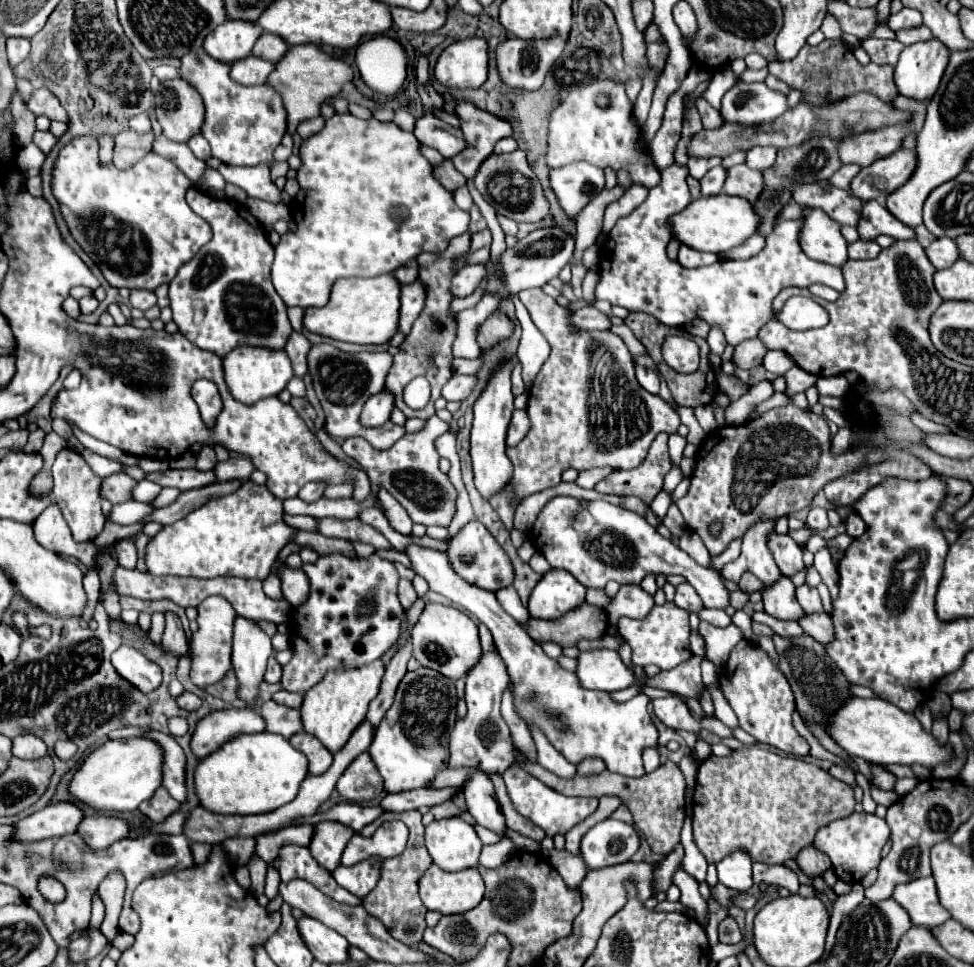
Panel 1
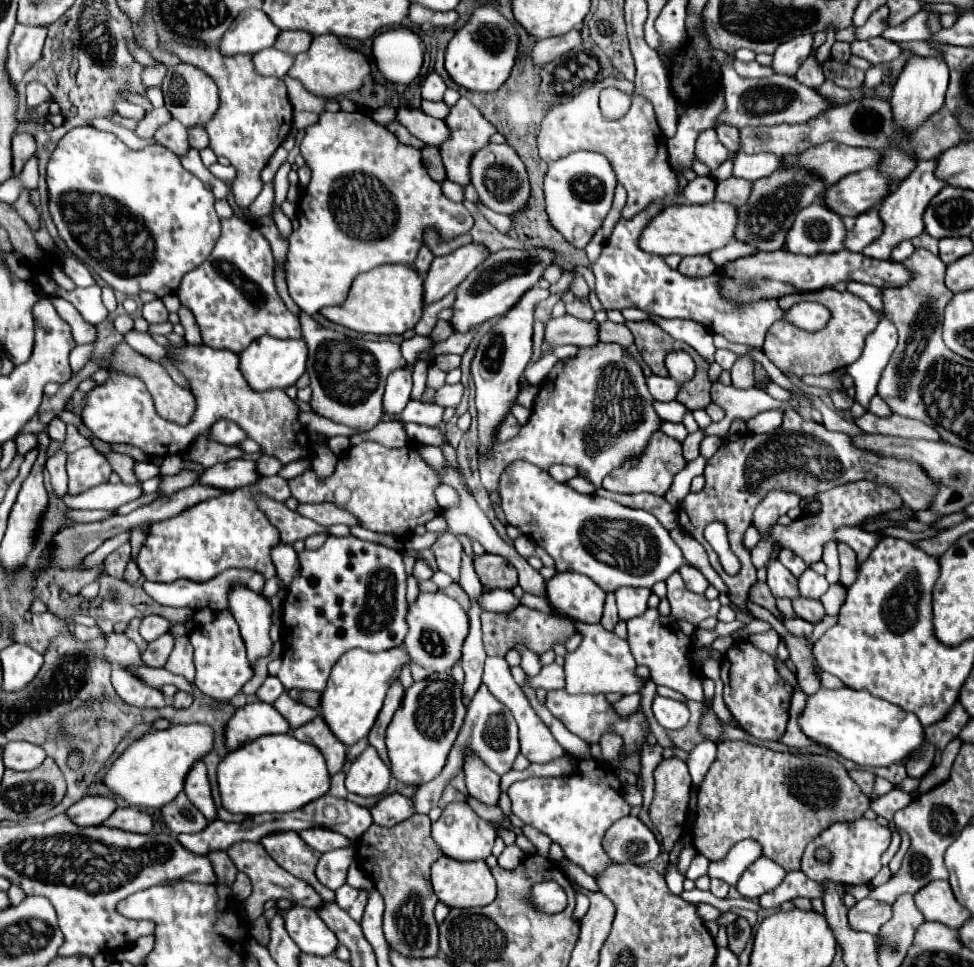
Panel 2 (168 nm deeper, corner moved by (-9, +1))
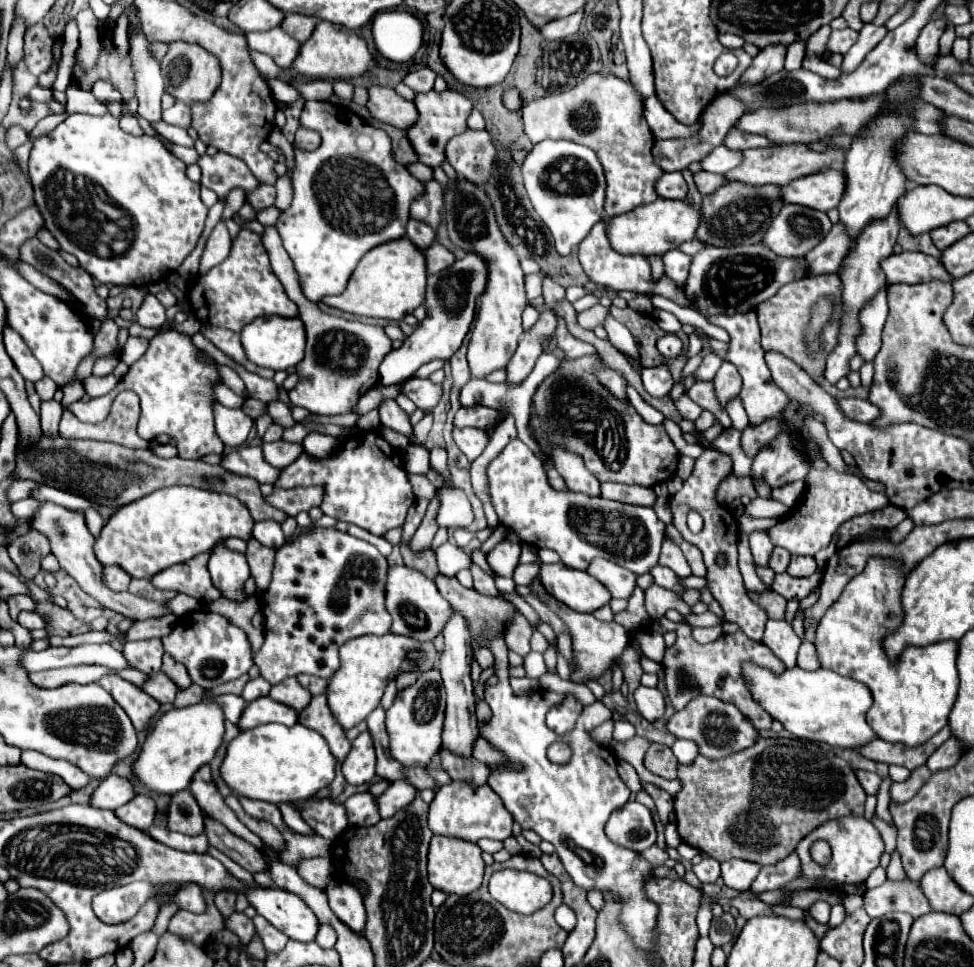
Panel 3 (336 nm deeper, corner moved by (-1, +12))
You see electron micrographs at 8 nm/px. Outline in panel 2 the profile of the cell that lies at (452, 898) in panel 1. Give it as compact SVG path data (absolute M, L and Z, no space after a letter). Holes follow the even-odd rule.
M443 855L431 867L431 879L433 879L435 895L447 907L483 907L495 899L495 879L485 861L459 863Z

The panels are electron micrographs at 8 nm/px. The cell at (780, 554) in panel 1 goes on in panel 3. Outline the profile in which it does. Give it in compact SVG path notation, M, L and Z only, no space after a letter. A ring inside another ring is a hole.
M777 546L777 548L771 552L769 568L771 568L773 572L785 572L785 570L787 570L787 562L789 562L789 558L791 558L791 554L789 554L787 550L783 550L783 548Z

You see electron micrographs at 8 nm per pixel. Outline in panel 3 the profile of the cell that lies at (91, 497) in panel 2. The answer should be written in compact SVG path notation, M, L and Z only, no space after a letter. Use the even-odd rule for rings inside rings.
M15 480L15 482L11 484L11 488L7 488L7 498L9 498L11 502L21 500L21 498L27 498L29 492L31 492L33 488L37 488L37 486L41 486L41 484L39 484L39 482L33 482L33 480Z

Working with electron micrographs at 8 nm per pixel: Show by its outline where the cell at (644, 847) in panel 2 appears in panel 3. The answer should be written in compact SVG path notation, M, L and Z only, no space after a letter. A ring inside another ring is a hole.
M629 800L623 808L617 808L611 814L605 826L605 834L617 844L627 846L635 852L643 852L645 848L653 846L657 838L655 822L649 808L635 800Z

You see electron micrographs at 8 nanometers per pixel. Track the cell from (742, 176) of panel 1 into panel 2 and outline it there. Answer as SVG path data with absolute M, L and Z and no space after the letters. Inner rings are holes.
M729 177L723 181L717 181L717 201L727 201L733 205L743 205L747 197L751 195L753 183L741 177Z

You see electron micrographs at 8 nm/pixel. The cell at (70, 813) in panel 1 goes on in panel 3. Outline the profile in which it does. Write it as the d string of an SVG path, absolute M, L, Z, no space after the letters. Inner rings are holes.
M111 774L109 778L105 778L97 786L97 790L95 790L93 798L91 798L91 806L117 810L119 806L131 802L131 798L135 798L135 796L137 796L135 786L127 778Z

